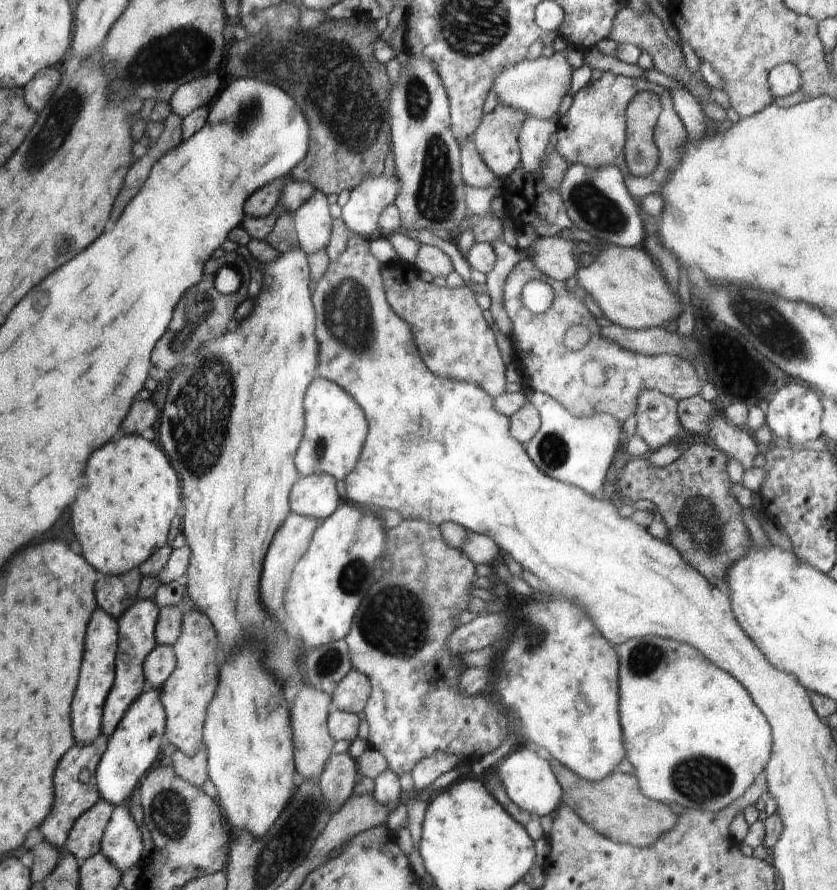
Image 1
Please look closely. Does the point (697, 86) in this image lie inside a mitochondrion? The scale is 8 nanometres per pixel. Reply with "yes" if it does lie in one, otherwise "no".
yes

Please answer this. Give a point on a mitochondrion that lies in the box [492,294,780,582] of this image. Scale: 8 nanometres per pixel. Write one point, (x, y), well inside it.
(702, 526)

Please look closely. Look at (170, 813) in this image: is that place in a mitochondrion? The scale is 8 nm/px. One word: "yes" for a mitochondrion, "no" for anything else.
yes

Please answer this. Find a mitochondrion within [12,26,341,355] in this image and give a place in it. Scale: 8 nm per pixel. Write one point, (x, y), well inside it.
(49, 139)

